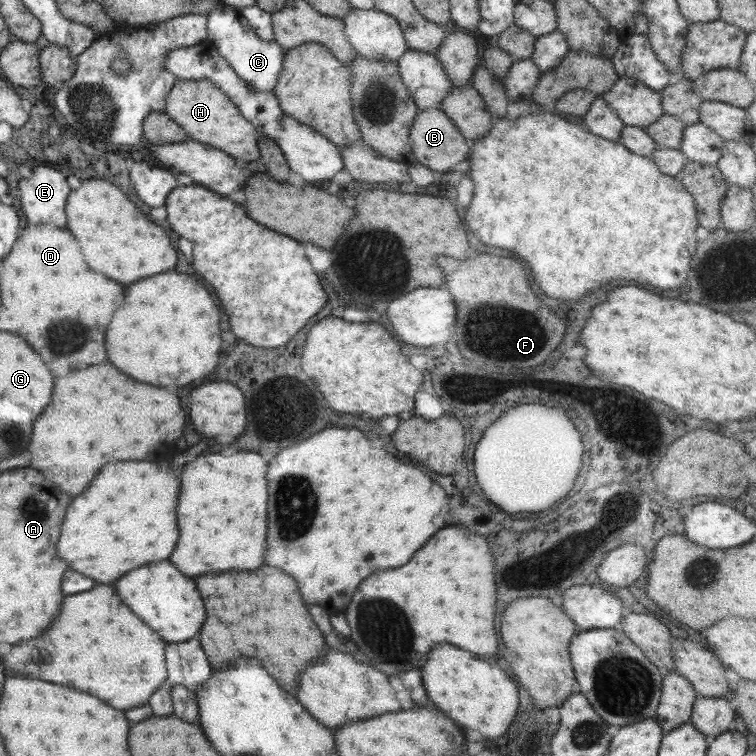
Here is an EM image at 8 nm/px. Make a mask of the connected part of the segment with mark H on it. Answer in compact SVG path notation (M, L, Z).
M177 79L167 93L162 111L184 130L189 139L211 145L233 159L239 158L246 163L259 161L256 142L261 134L241 116L229 97L210 81Z

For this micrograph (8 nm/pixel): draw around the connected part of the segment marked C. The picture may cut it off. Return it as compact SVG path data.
M220 5L207 13L206 38L209 39L215 50L227 61L227 65L235 71L239 79L260 91L272 91L275 80L281 72L284 49L271 41L261 41L251 29L245 17L236 11L236 8Z

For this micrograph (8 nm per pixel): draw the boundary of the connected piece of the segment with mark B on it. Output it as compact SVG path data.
M439 107L417 111L409 129L409 139L416 163L426 166L437 175L449 173L453 165L464 162L469 157L470 143Z

